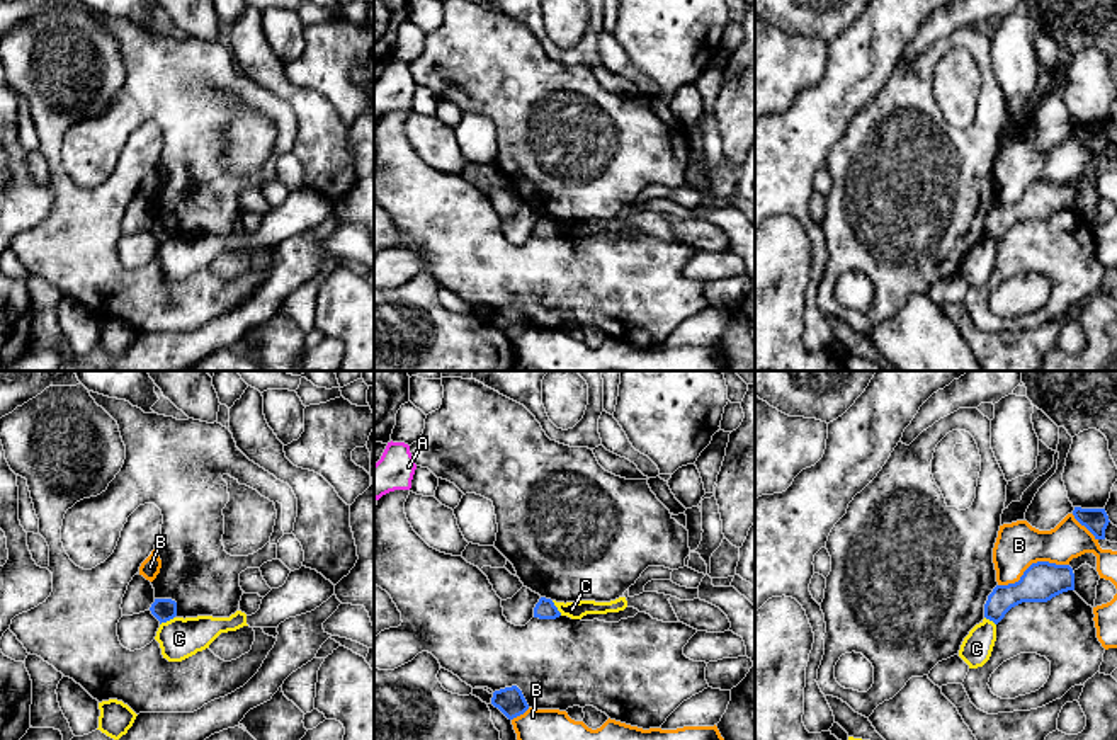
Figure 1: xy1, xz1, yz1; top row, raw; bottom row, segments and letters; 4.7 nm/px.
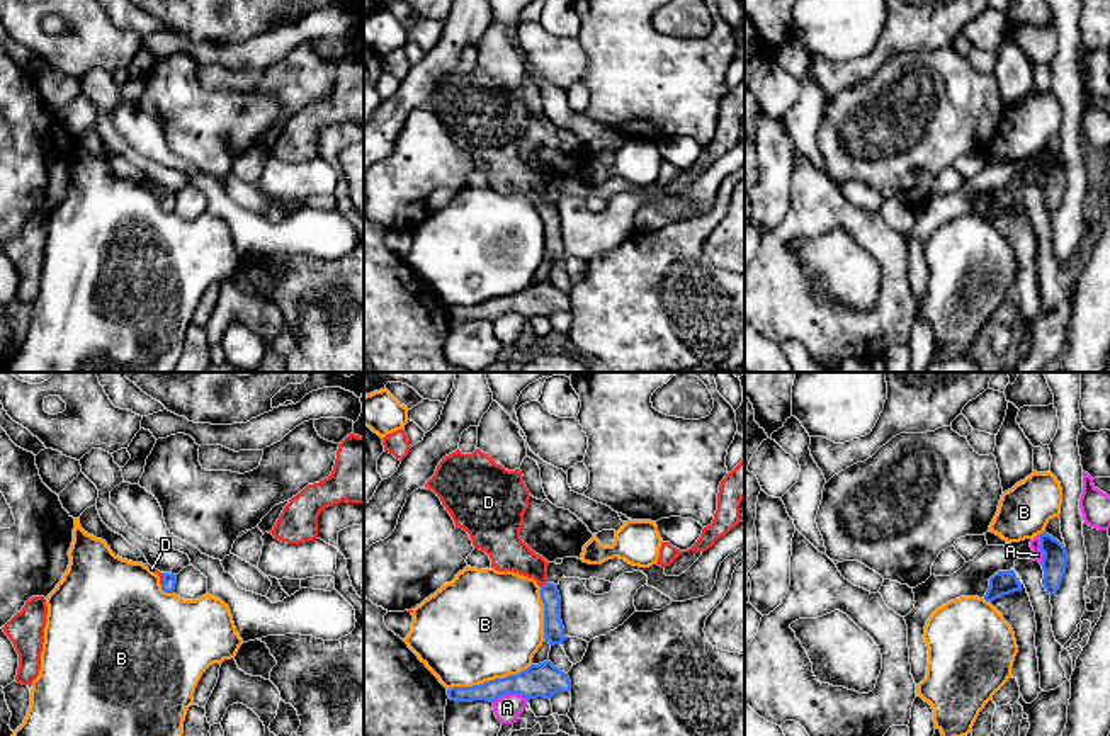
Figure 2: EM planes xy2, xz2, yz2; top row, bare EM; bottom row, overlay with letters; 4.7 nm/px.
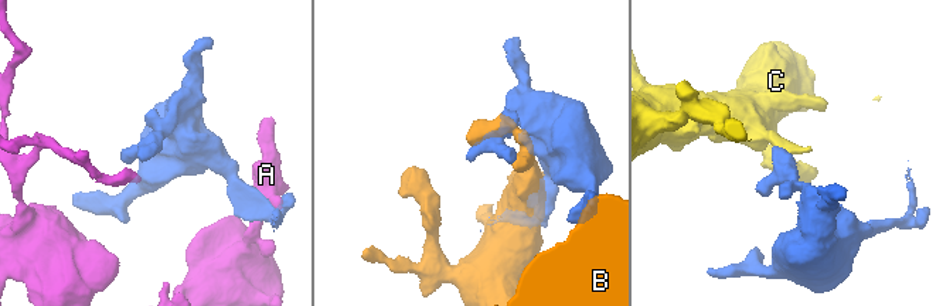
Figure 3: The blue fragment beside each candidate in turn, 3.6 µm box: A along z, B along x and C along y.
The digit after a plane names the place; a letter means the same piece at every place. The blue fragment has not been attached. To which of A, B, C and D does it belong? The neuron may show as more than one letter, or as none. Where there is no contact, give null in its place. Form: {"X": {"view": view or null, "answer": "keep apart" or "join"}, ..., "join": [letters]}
{"A": {"view": "xz2", "answer": "keep apart"}, "B": {"view": "xz2", "answer": "keep apart"}, "C": {"view": "xy1", "answer": "keep apart"}, "D": {"view": "xz2", "answer": "join"}, "join": ["D"]}

